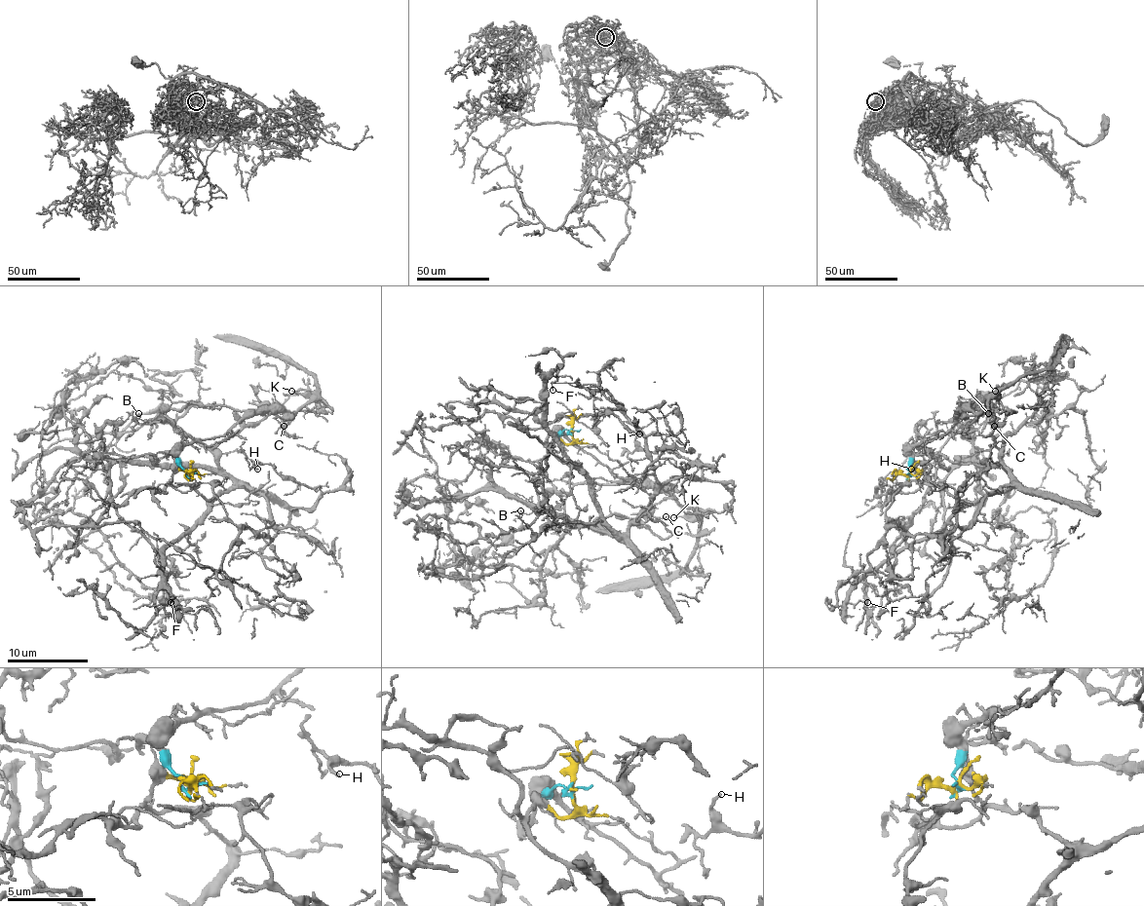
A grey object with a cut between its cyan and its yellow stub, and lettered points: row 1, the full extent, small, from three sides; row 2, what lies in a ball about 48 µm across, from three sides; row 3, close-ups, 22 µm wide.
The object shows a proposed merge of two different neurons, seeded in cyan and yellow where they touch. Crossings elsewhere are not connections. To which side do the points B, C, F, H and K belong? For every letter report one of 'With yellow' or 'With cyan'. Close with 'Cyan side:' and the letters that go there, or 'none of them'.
B: With cyan
C: With cyan
F: With yellow
H: With yellow
K: With cyan
Cyan side: B, C, K

